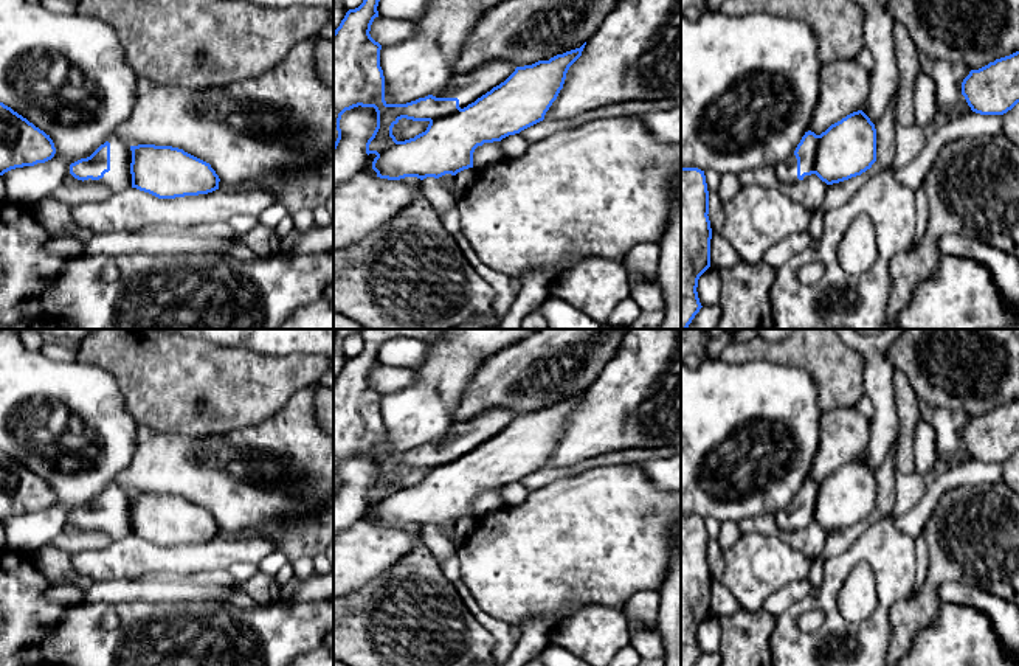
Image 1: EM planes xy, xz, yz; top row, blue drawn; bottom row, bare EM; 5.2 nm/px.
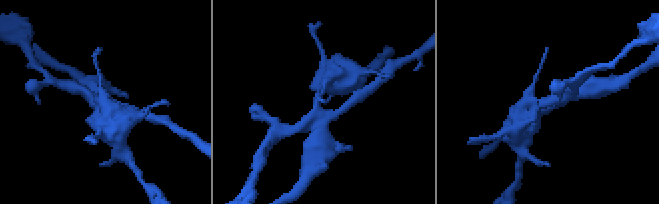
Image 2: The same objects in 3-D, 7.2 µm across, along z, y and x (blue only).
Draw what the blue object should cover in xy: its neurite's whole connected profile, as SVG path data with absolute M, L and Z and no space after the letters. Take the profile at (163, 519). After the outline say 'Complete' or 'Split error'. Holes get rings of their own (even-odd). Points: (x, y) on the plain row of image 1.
M109 486L90 505L70 512L70 522L82 529L104 531L112 540L129 536L158 546L208 542L219 537L219 523L209 511L172 494L130 494Z. Split error

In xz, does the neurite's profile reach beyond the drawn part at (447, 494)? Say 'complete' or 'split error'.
split error

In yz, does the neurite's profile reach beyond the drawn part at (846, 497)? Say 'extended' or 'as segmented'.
extended

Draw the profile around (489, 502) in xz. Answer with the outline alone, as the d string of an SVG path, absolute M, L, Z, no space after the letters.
M499 489L484 491L478 494L473 500L473 515L481 519L487 514L496 512L504 508L506 503L501 498Z

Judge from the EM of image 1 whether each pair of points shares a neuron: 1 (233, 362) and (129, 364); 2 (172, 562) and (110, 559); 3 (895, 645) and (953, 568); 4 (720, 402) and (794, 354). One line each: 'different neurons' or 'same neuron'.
1: same neuron
2: same neuron
3: same neuron
4: different neurons

